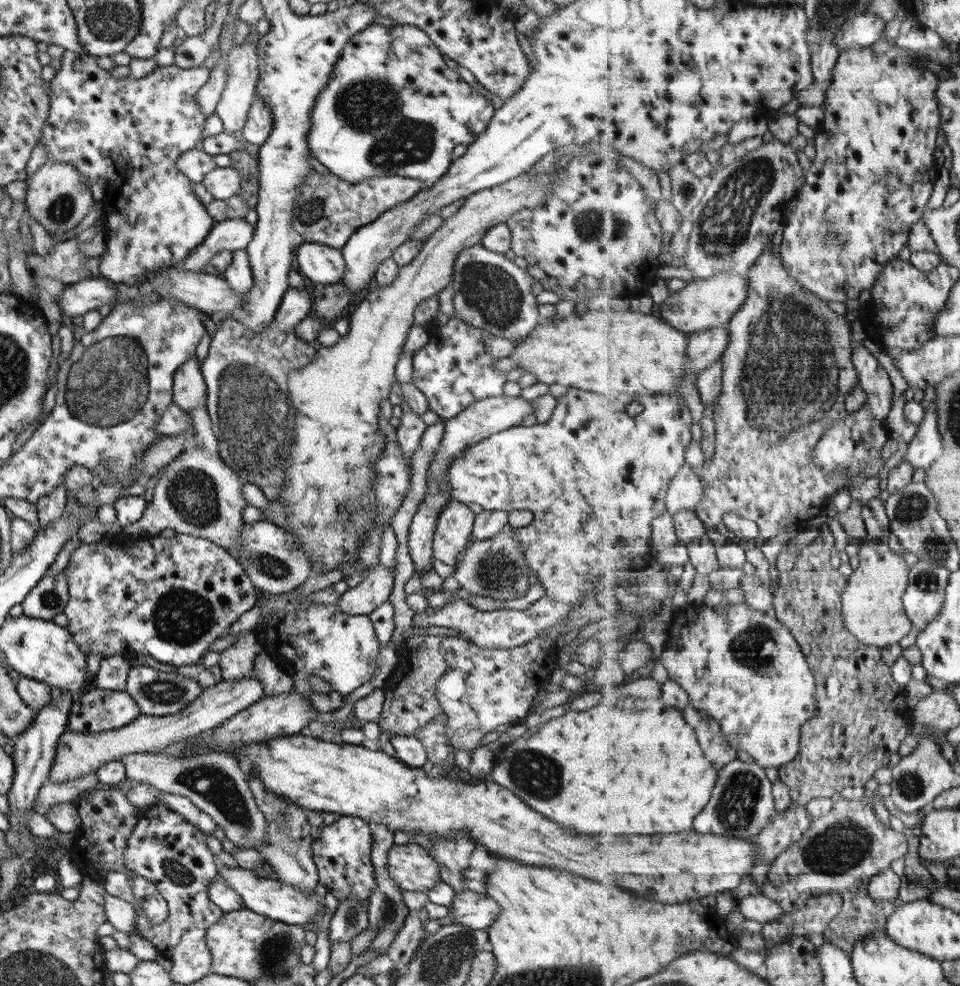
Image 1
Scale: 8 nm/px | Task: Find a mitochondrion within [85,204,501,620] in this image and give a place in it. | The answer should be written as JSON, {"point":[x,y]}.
{"point":[252,414]}

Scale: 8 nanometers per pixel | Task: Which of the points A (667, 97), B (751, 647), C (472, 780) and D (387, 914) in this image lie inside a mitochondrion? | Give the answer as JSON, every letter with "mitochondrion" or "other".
{"A":"other","B":"mitochondrion","C":"other","D":"mitochondrion"}

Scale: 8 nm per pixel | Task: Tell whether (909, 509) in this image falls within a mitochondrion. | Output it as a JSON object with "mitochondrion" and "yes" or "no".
{"mitochondrion":"yes"}

